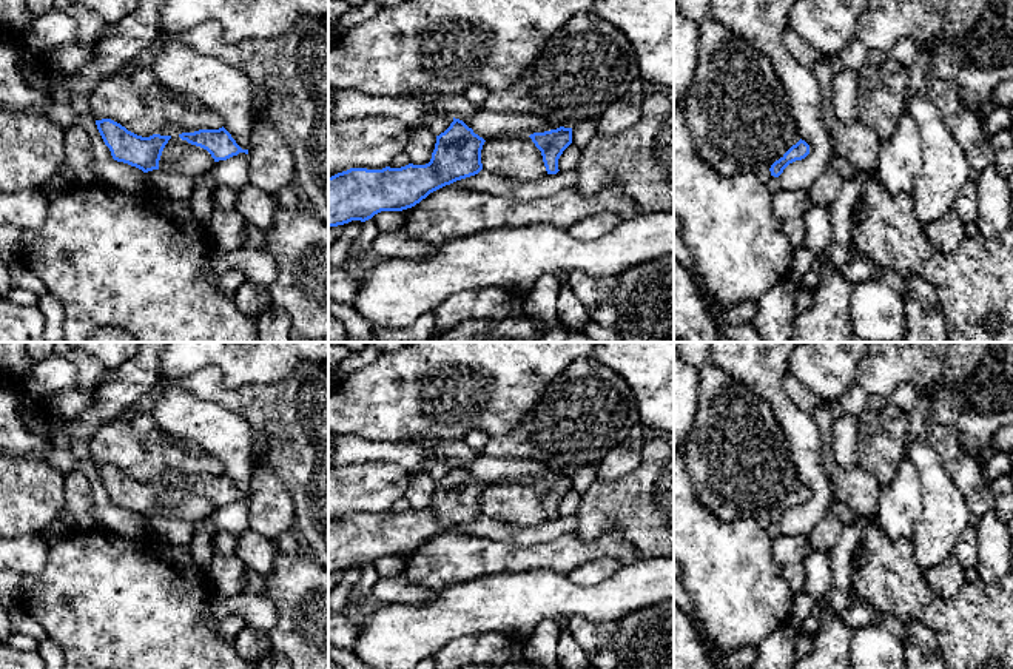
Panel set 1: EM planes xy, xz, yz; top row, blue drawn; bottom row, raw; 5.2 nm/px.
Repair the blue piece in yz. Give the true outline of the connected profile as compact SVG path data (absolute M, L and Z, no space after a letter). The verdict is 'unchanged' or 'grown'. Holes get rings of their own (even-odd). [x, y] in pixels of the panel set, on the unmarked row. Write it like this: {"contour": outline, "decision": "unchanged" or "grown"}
{"contour": "M800 484L779 506L776 506L771 510L771 513L769 513L771 521L779 523L789 509L793 509L796 506L802 506L808 499L809 499L809 490Z", "decision": "unchanged"}

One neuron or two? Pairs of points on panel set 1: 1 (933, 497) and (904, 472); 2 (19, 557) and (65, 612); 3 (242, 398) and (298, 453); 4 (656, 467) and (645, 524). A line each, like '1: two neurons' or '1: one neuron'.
1: two neurons
2: two neurons
3: one neuron
4: one neuron

